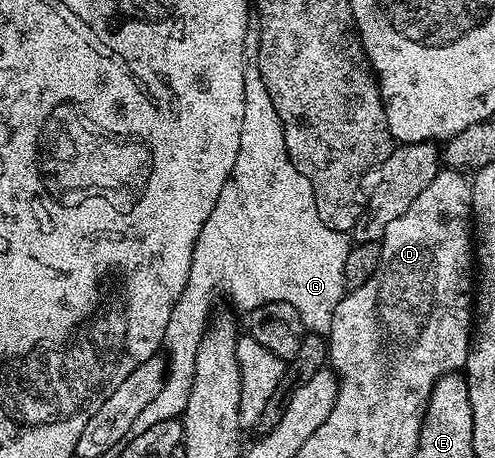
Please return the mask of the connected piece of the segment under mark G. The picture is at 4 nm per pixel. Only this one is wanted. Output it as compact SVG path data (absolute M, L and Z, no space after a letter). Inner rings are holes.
M252 17L244 33L244 121L240 125L240 150L236 152L236 165L232 165L232 173L228 181L224 181L224 189L220 189L220 197L216 200L208 221L204 221L200 237L196 237L196 245L192 249L192 269L188 269L188 285L184 285L184 293L180 293L180 301L176 301L172 317L168 317L164 340L164 355L168 360L164 387L146 406L144 413L140 413L136 421L132 421L131 436L144 433L144 429L152 429L152 425L160 421L179 418L188 405L188 393L192 393L192 377L196 373L196 349L200 349L200 341L212 318L210 306L218 291L223 291L242 313L272 301L291 303L296 313L300 313L300 321L307 332L326 333L332 325L336 305L340 305L348 290L344 281L344 261L348 258L351 240L347 232L328 229L328 225L320 221L312 185L308 177L304 177L304 173L300 173L300 169L292 165L292 157L288 157L282 122L260 77L259 41L258 20Z

